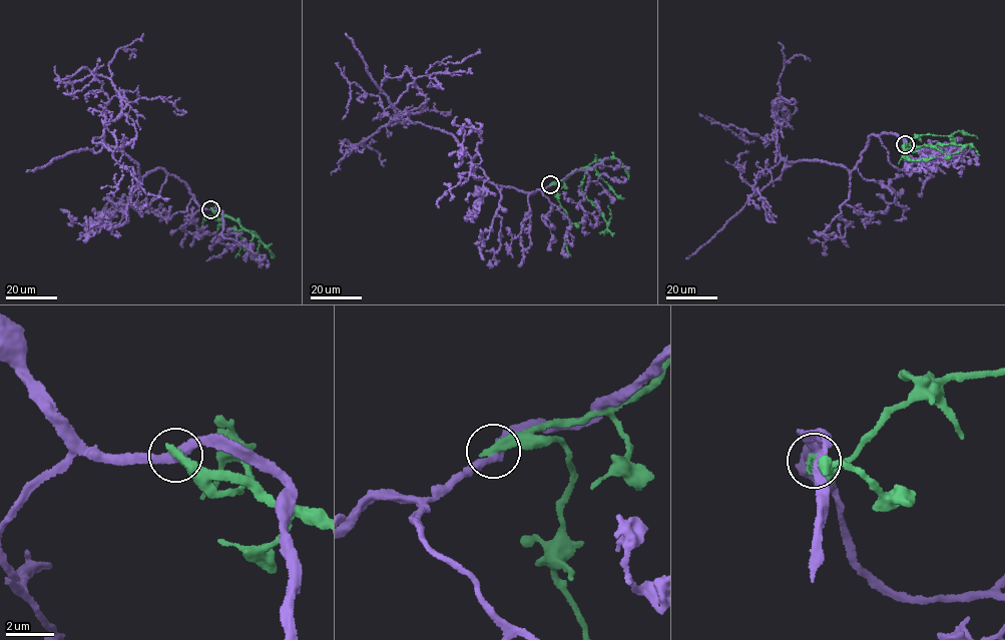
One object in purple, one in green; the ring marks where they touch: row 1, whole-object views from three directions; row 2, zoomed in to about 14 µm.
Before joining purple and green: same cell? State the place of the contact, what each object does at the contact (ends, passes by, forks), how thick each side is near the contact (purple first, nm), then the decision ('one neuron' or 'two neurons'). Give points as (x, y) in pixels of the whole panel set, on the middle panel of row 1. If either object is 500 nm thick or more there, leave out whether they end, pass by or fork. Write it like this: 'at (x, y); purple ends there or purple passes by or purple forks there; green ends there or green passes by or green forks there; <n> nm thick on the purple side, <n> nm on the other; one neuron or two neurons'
at (550, 184); purple passes by; green ends there; 320 nm thick on the purple side, 420 nm on the other; two neurons

